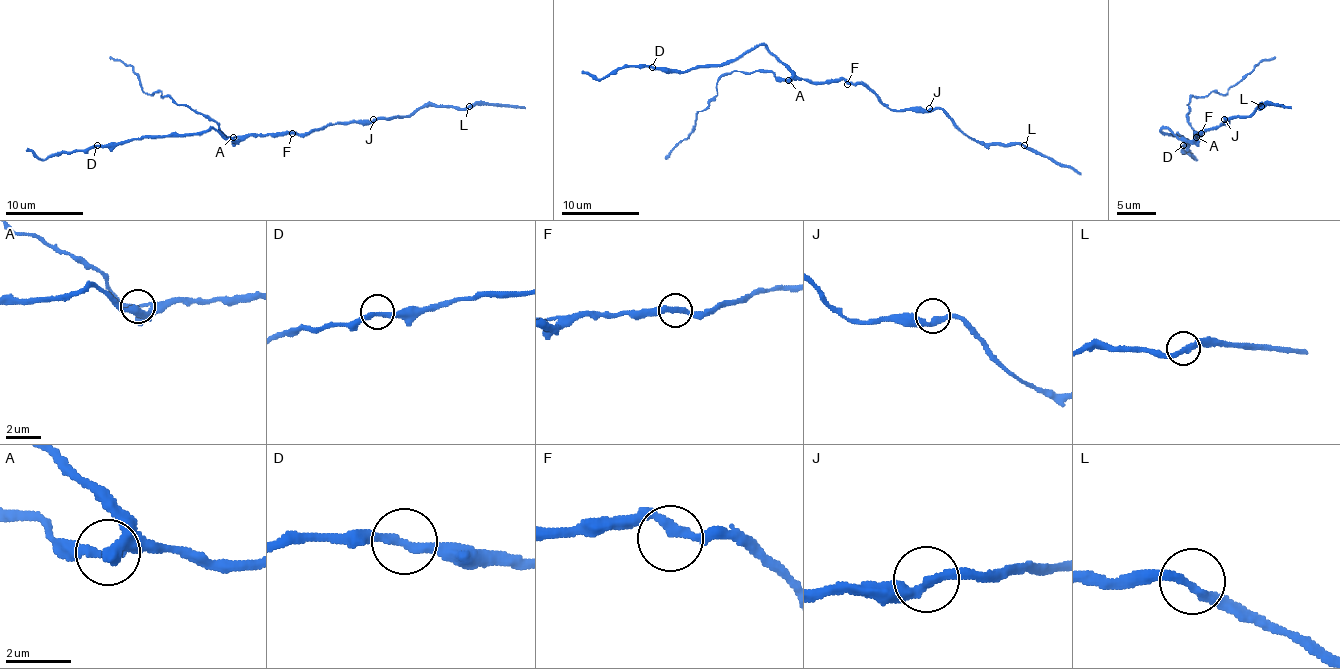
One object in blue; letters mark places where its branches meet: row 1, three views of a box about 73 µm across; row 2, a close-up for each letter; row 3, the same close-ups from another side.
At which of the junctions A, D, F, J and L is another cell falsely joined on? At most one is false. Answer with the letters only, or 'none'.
none

